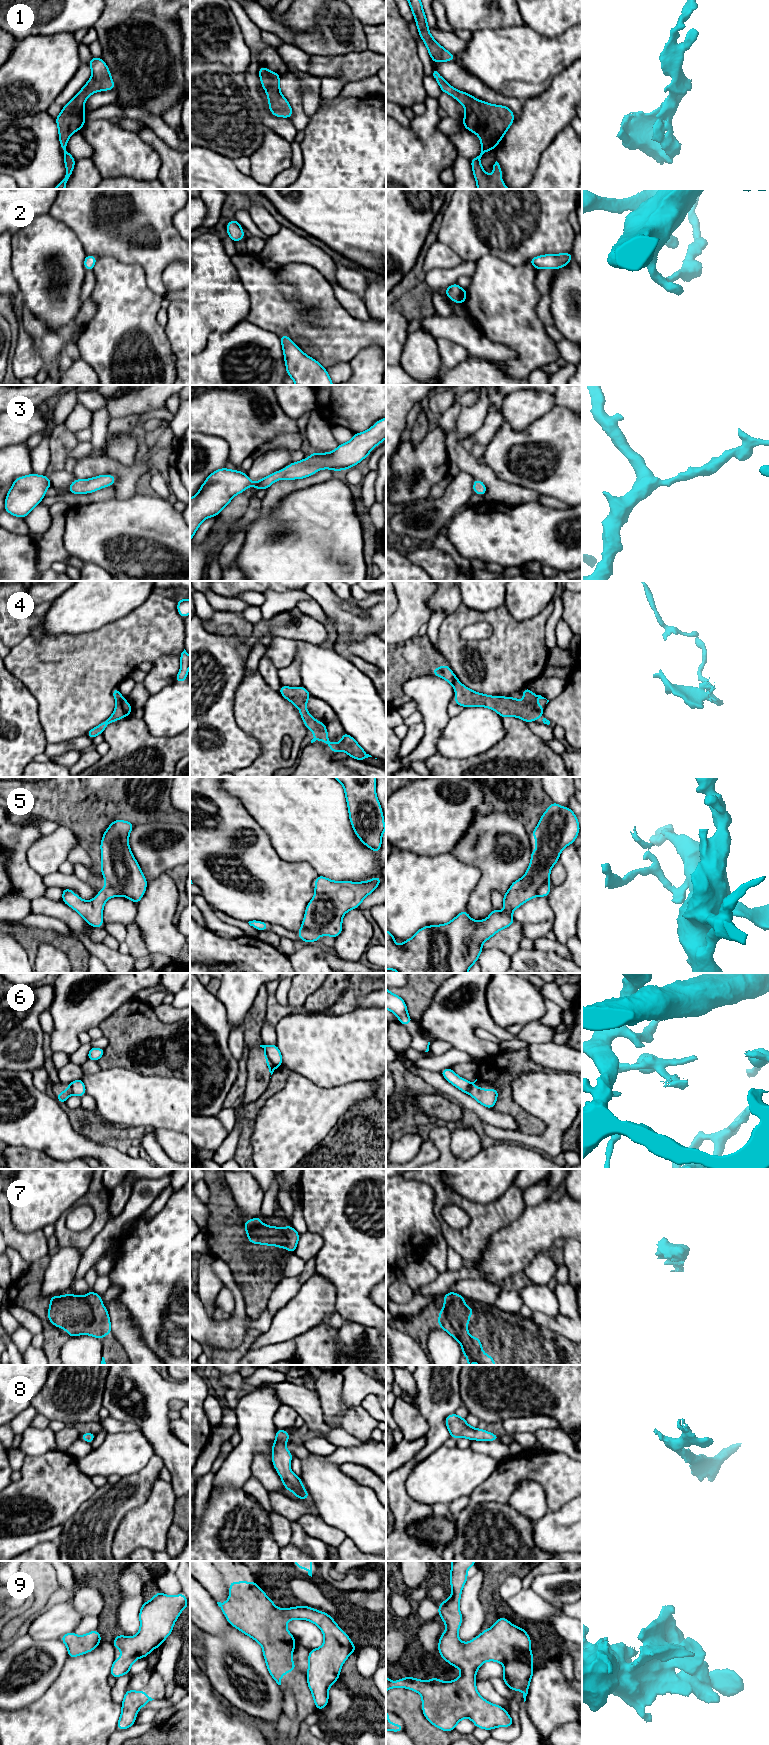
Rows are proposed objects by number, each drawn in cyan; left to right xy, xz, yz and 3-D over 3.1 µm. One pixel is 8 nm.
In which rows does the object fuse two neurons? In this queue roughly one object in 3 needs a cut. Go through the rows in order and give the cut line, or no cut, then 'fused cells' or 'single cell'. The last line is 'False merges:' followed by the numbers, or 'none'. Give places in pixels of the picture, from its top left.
1: cut none; single cell
2: cut none; single cell
3: cut none; single cell
4: cut none; single cell
5: cut none; single cell
6: cut xz (264, 1049), (268, 1058), (276, 1066); fused cells
7: cut none; single cell
8: cut none; single cell
9: cut none; single cell
False merges: 6

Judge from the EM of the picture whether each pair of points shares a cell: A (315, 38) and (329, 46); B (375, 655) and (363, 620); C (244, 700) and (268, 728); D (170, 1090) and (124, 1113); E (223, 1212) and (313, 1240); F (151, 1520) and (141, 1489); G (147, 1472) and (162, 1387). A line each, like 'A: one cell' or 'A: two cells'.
A: one cell
B: two cells
C: one cell
D: one cell
E: two cells
F: two cells
G: two cells

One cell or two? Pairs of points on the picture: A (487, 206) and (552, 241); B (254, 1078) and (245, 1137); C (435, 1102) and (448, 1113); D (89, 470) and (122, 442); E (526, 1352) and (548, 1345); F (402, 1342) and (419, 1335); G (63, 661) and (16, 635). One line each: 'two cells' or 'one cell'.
A: one cell
B: two cells
C: one cell
D: two cells
E: one cell
F: two cells
G: two cells

